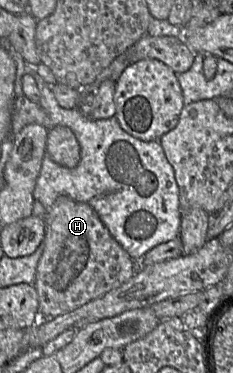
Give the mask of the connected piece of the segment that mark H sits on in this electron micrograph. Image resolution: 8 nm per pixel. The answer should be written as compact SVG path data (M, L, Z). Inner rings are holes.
M61 195L56 199L50 210L47 211L45 216L45 221L46 221L46 235L44 238L45 246L37 265L36 279L34 283L39 297L40 320L42 318L55 318L61 314L75 310L78 307L88 303L89 301L94 300L115 288L118 288L119 286L130 280L133 277L133 275L136 273L139 262L133 260L130 257L130 255L122 248L122 246L115 240L115 238L111 235L107 227L101 221L96 211L89 204L76 201L67 195Z

